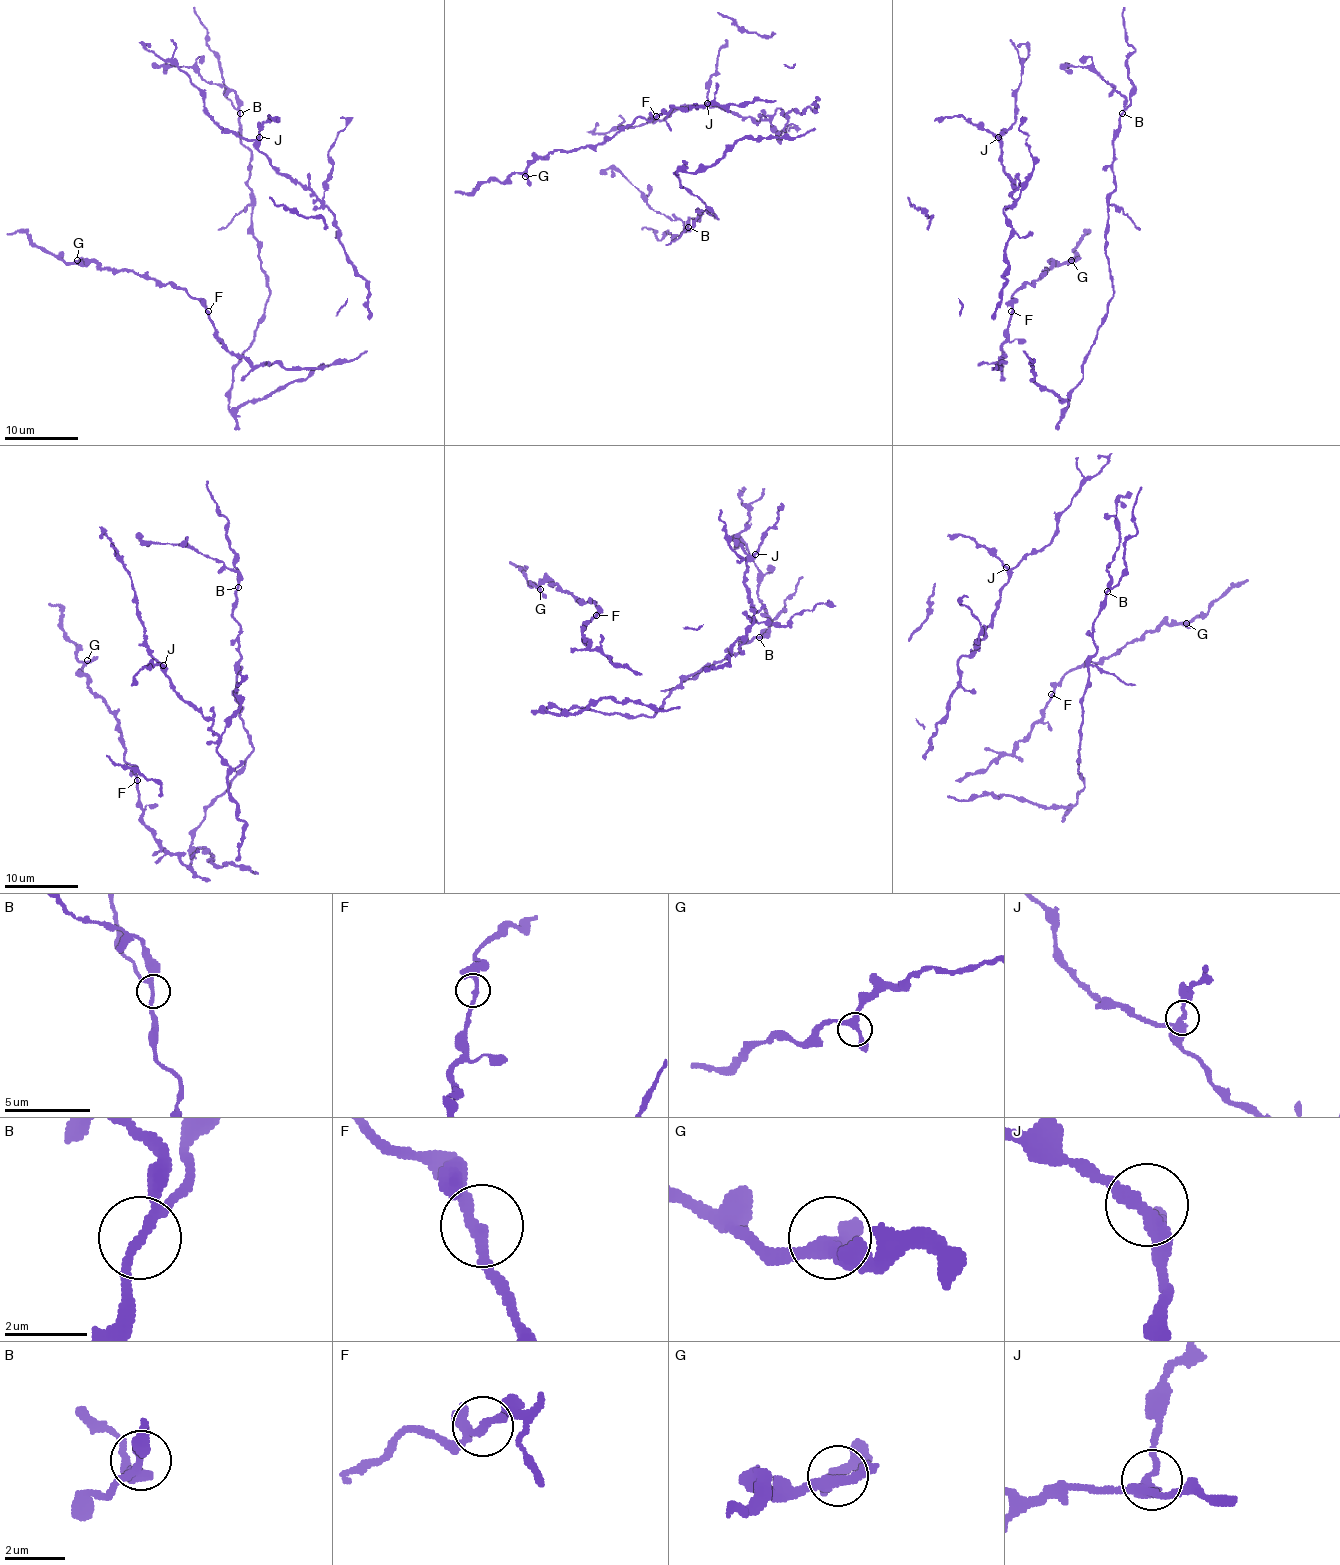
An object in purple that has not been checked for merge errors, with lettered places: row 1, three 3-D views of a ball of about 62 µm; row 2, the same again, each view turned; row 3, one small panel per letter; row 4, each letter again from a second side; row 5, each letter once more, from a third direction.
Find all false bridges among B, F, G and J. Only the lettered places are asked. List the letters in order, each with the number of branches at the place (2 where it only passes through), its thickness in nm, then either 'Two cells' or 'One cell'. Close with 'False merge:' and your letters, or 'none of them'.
B: Branches: 3. Thickness 190 nm. One cell
F: Branches: 2. Thickness 260 nm. One cell
G: Branches: 3. Thickness 280 nm. One cell
J: Branches: 3. Thickness 280 nm. One cell
False merge: none of them

